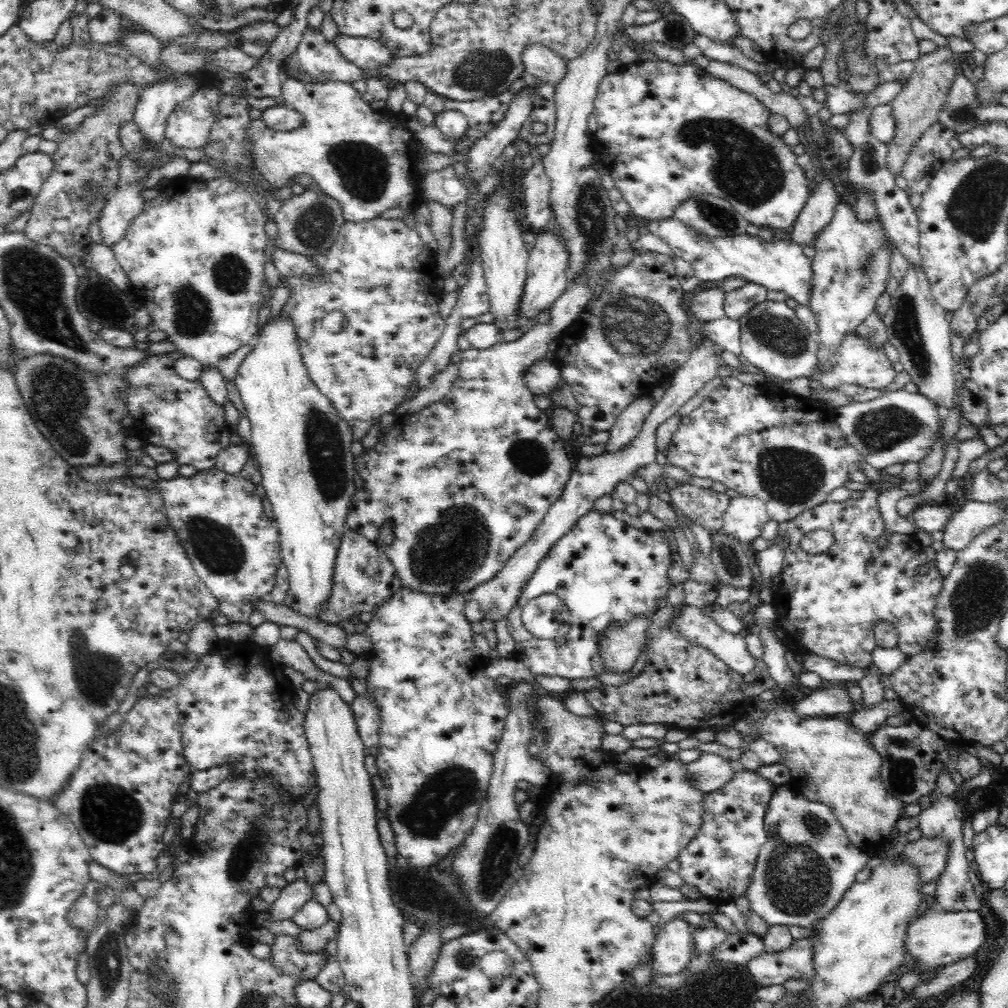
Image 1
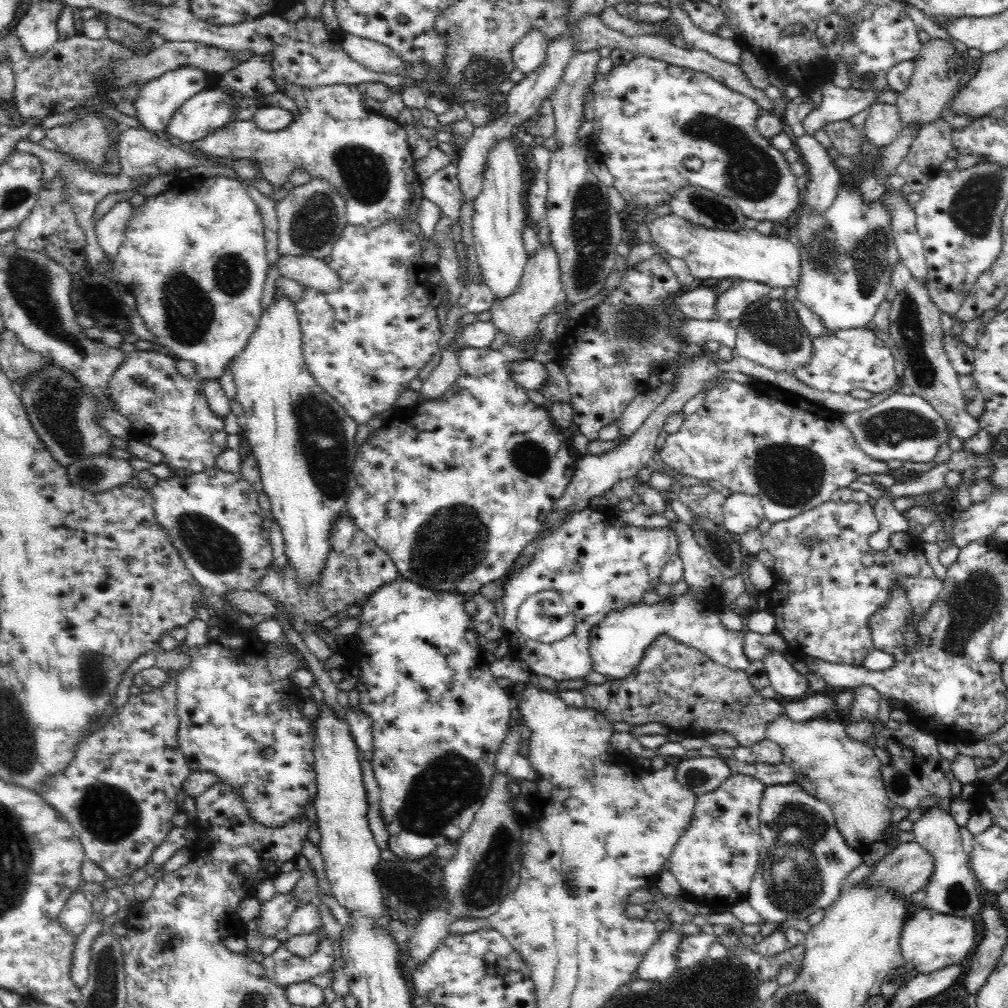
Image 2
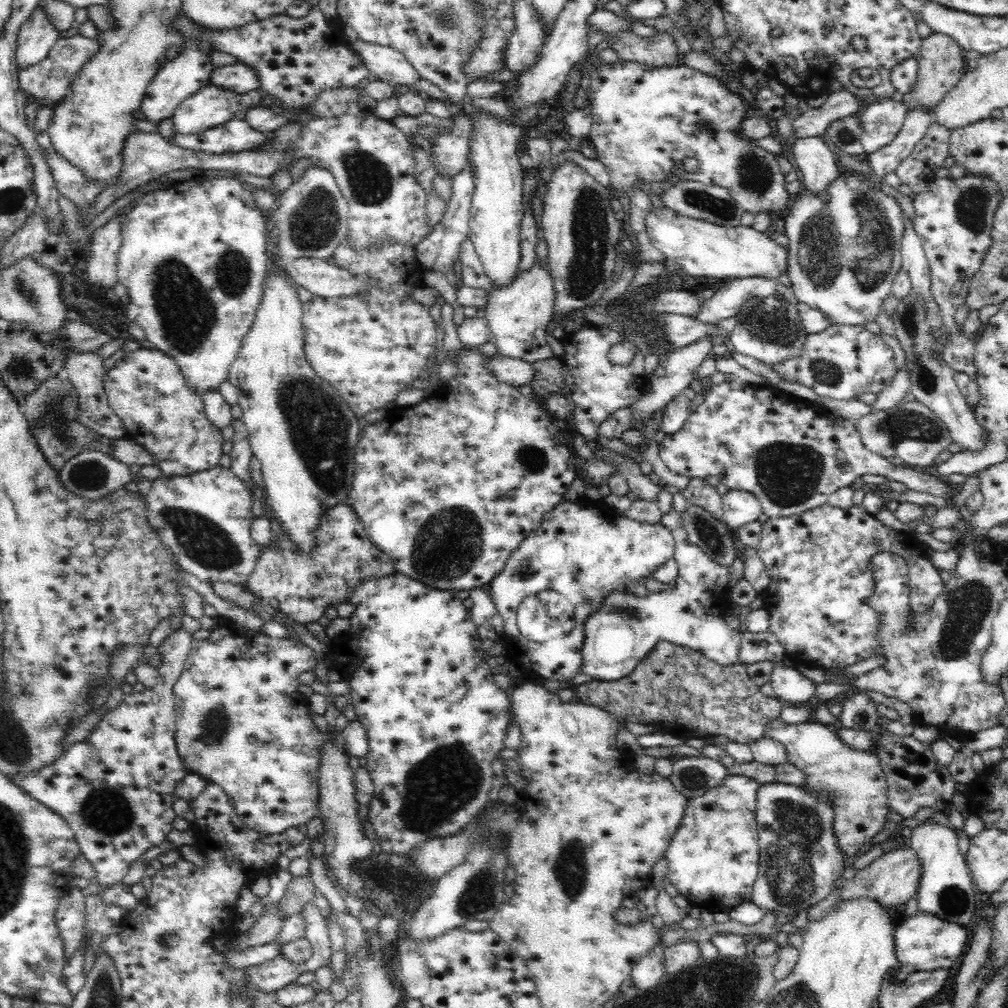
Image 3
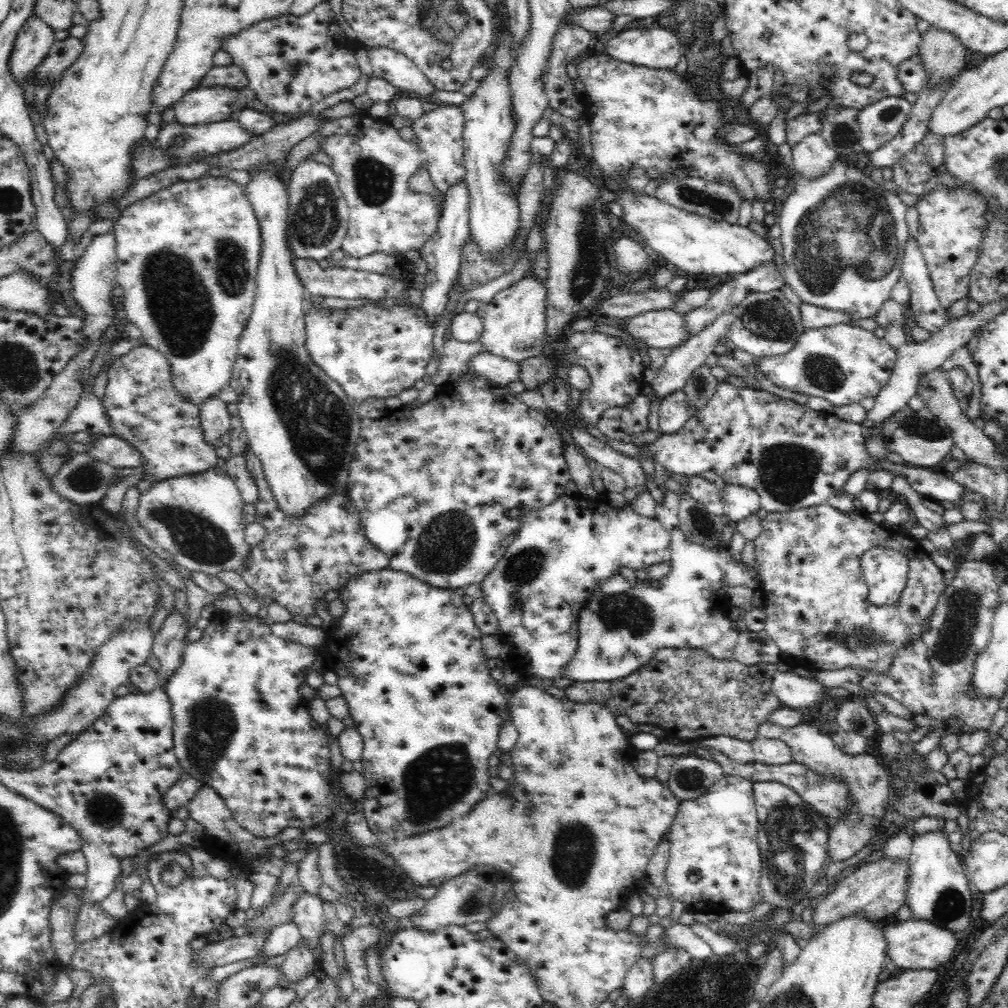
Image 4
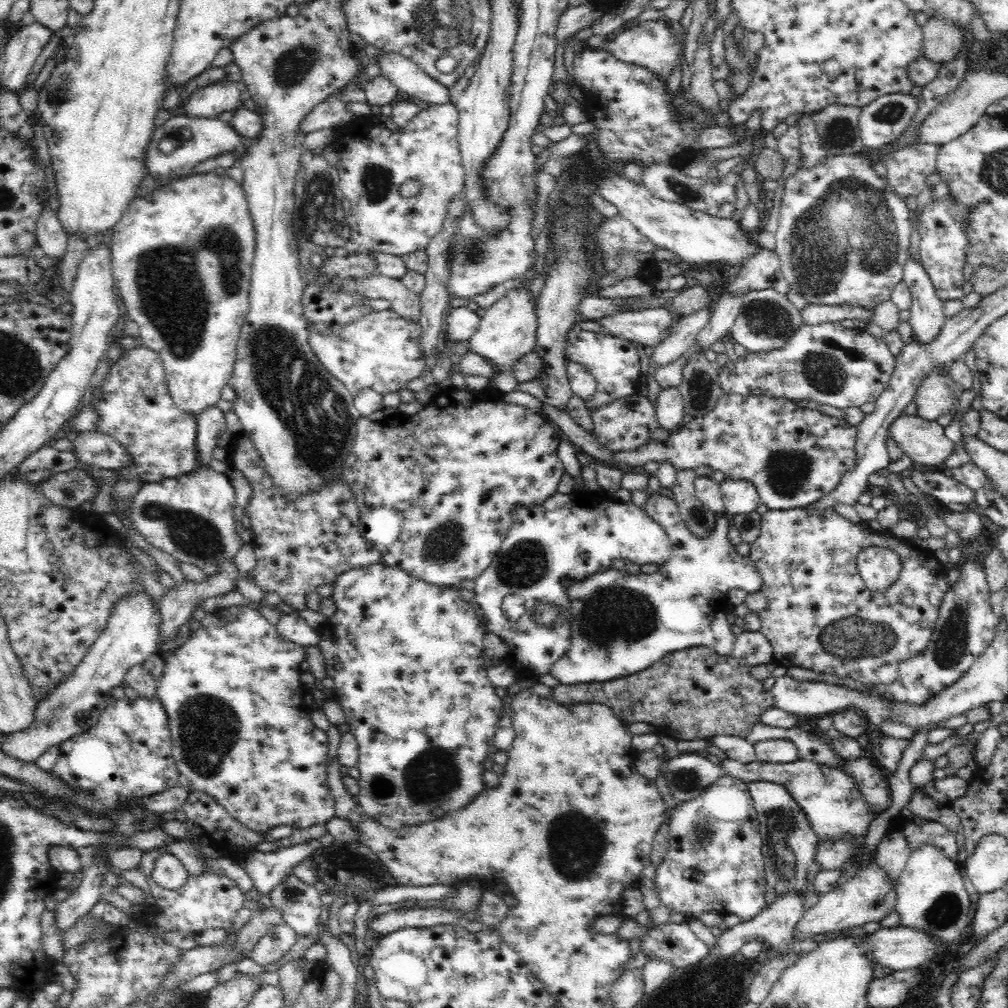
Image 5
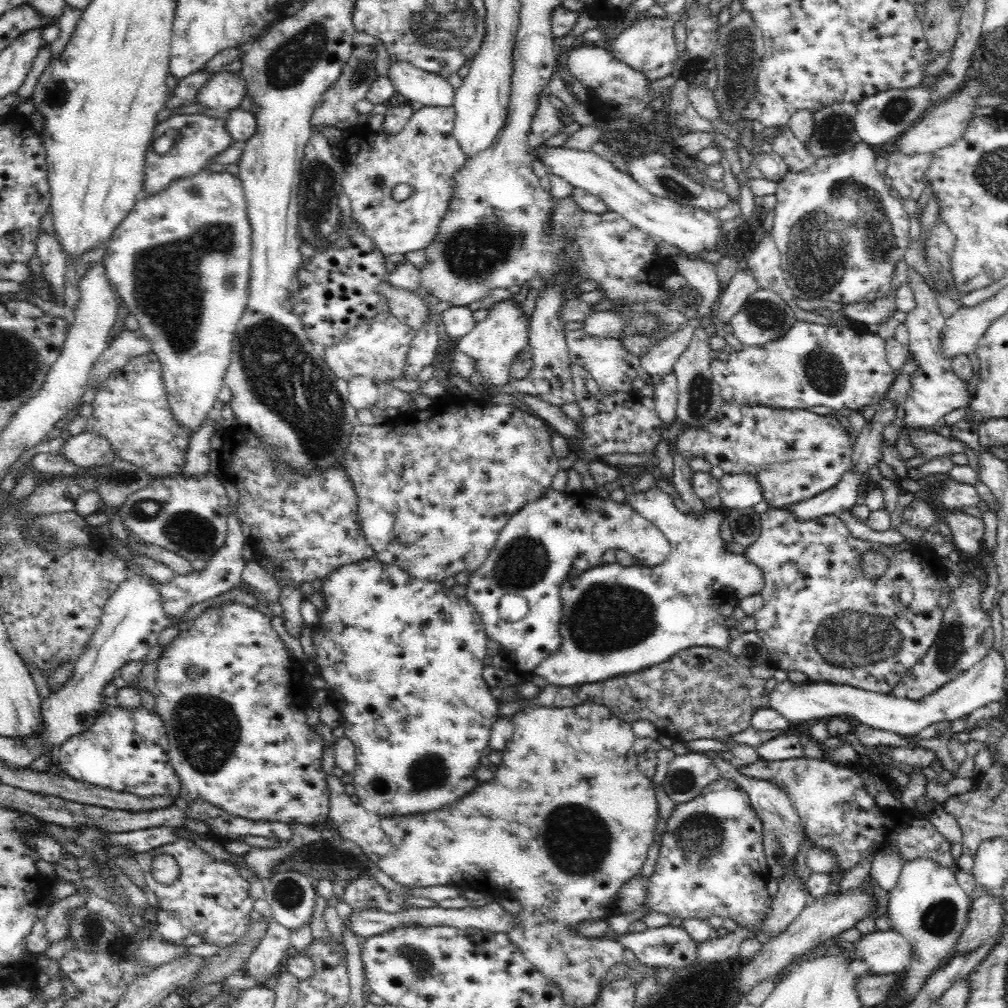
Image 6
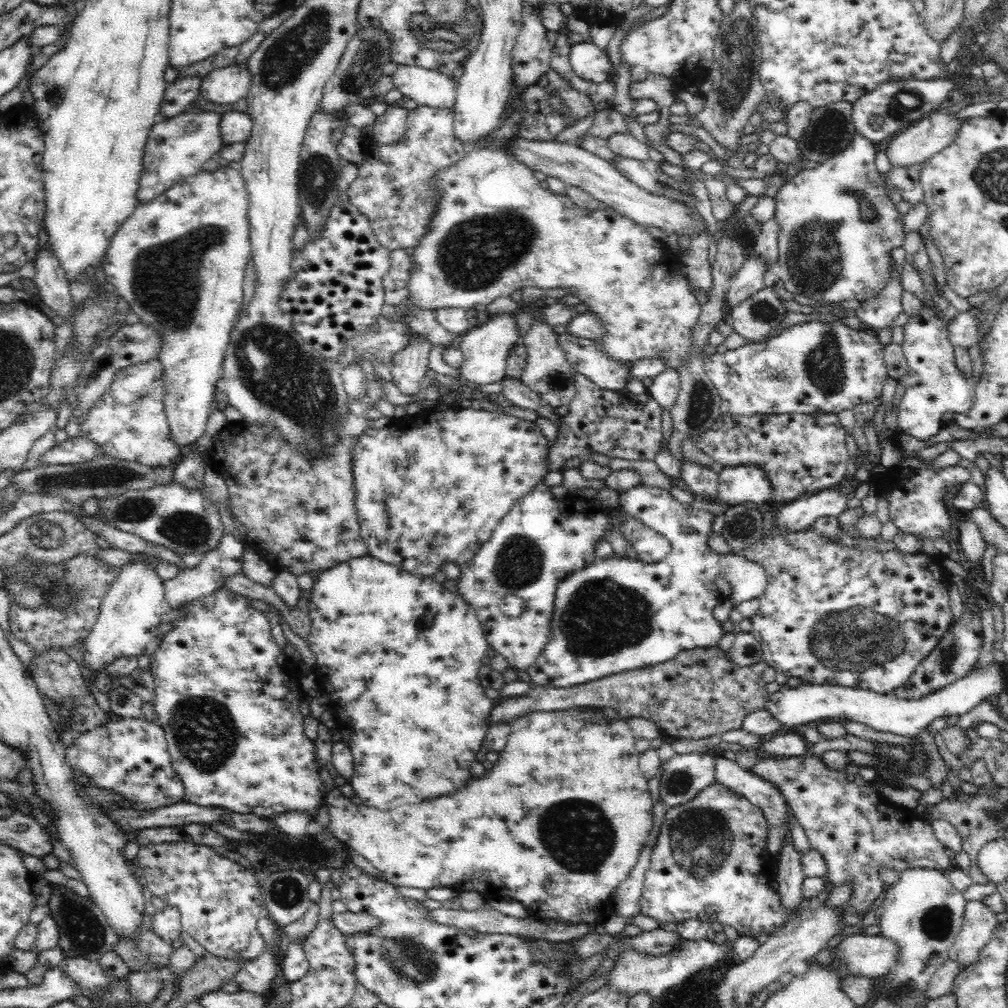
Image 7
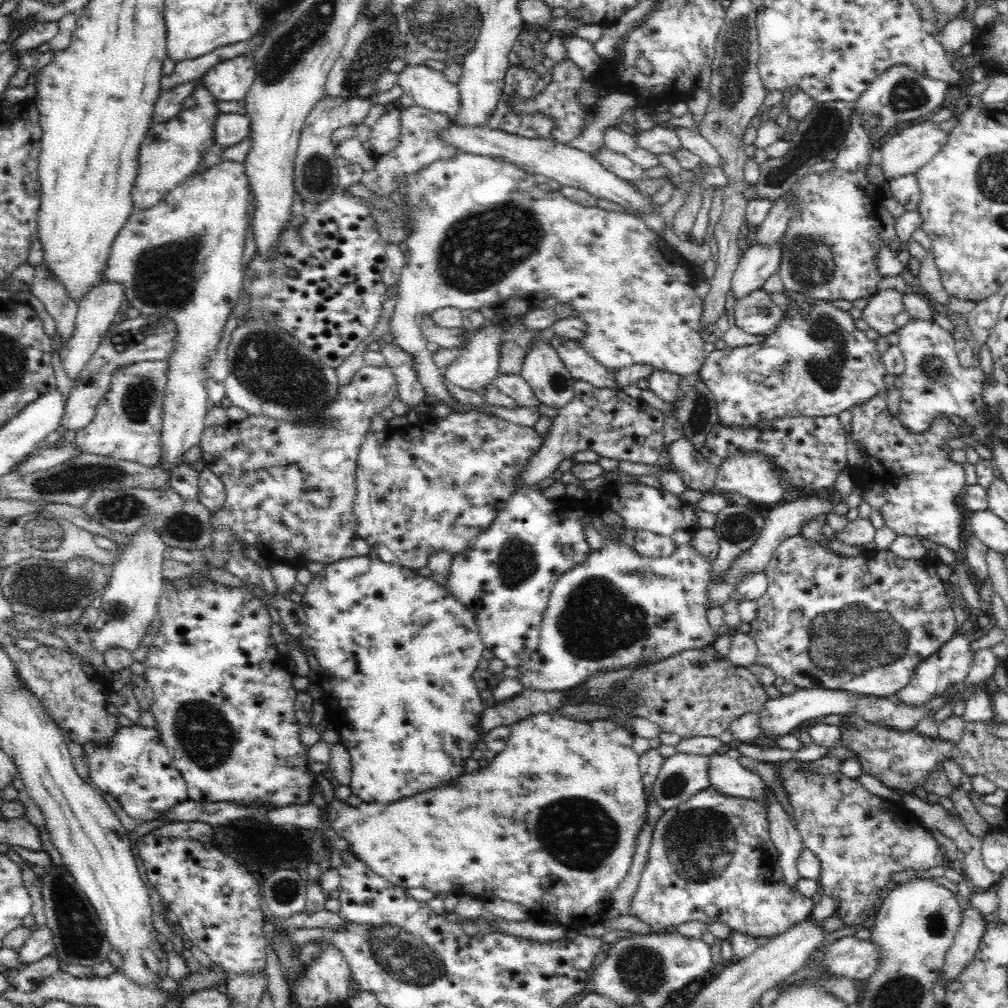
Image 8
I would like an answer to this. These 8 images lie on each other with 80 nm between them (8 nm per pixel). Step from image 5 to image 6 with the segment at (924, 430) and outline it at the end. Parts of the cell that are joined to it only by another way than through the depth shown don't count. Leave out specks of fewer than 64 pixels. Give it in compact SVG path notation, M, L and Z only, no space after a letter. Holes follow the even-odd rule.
M910 429L908 436L912 439L916 452L918 454L926 454L929 460L946 456L946 454L966 455L966 450L969 448L963 441L946 439L940 433L934 433L934 431L916 431L916 429Z

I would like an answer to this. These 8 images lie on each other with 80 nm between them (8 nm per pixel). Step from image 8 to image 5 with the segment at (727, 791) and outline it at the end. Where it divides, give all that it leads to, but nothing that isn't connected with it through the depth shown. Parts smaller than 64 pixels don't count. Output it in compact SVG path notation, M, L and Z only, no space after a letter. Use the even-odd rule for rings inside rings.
M766 781L744 783L757 810L758 830L763 836L765 883L774 888L777 896L784 892L802 892L809 882L808 864L814 863L814 854L820 844L818 836L812 832L808 819L785 786Z

